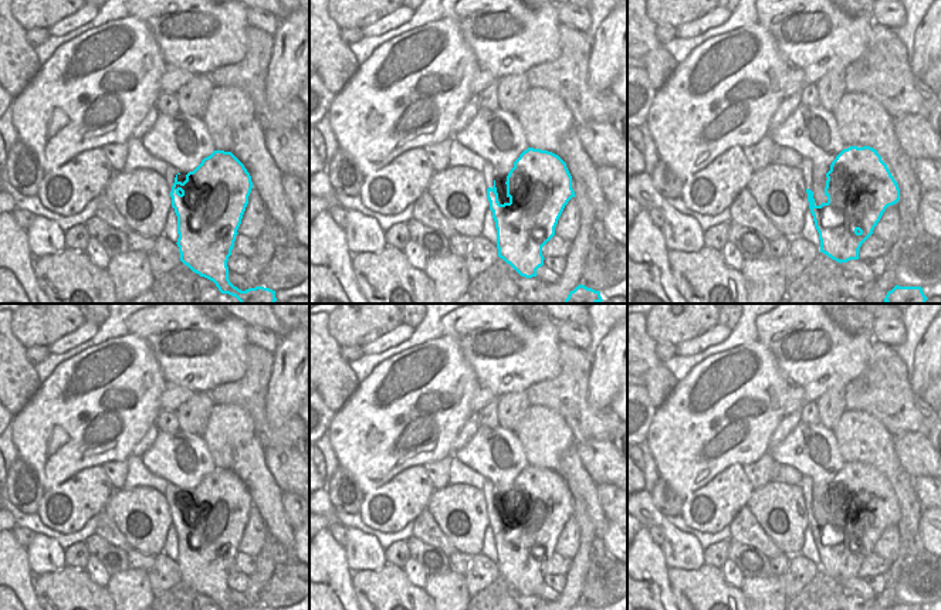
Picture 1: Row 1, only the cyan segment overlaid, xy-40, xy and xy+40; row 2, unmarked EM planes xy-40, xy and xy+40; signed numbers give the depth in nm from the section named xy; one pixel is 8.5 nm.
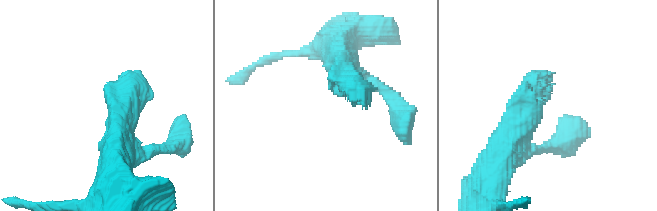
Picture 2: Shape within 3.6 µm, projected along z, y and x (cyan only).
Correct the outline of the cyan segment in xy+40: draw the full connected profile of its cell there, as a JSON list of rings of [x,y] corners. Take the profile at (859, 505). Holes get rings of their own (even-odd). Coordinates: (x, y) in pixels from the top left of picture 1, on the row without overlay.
[[[844,462],[825,501],[813,499],[813,481],[808,475],[802,477],[800,487],[820,570],[840,582],[859,577],[862,562],[883,531],[900,521],[890,481],[870,464]]]

